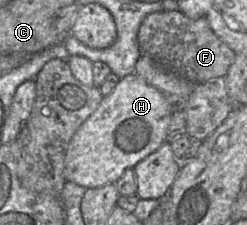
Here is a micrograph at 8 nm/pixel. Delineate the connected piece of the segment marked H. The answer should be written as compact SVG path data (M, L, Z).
M135 73L121 78L72 136L64 160L66 182L85 189L115 184L127 168L132 169L167 142L172 112L165 96Z

